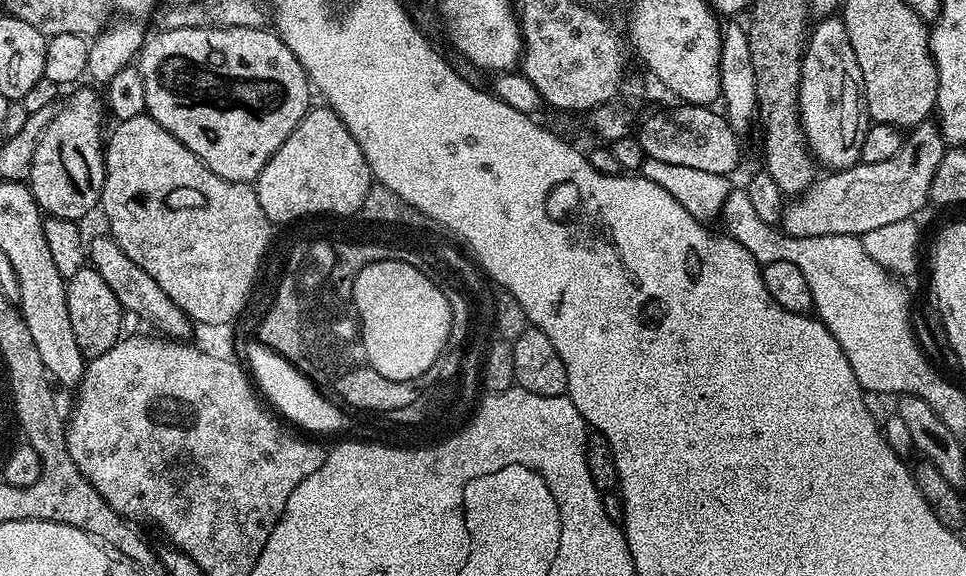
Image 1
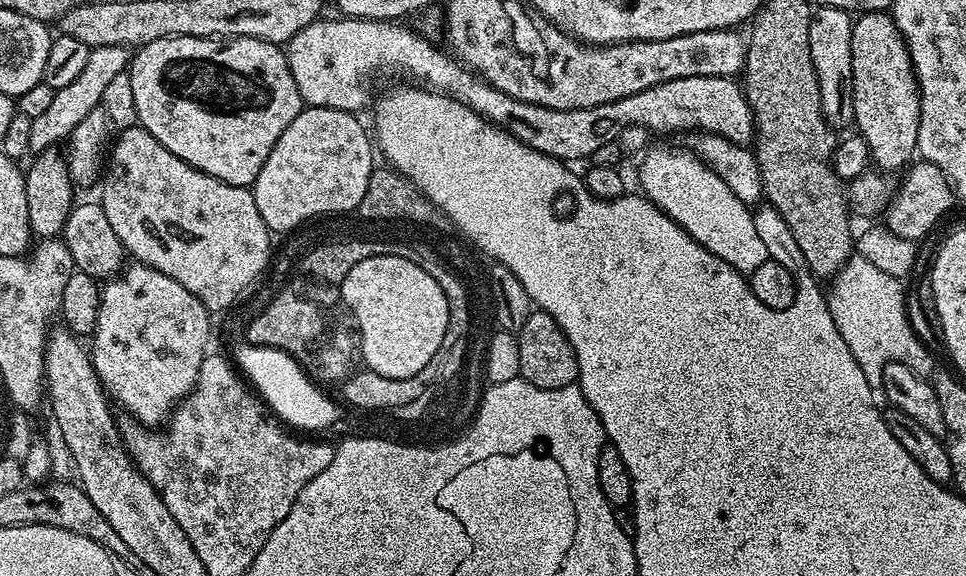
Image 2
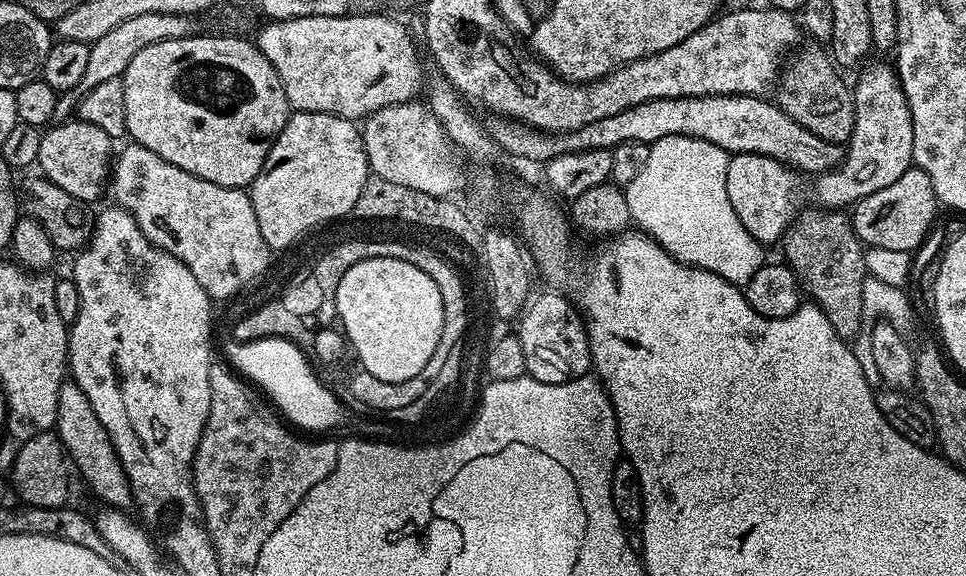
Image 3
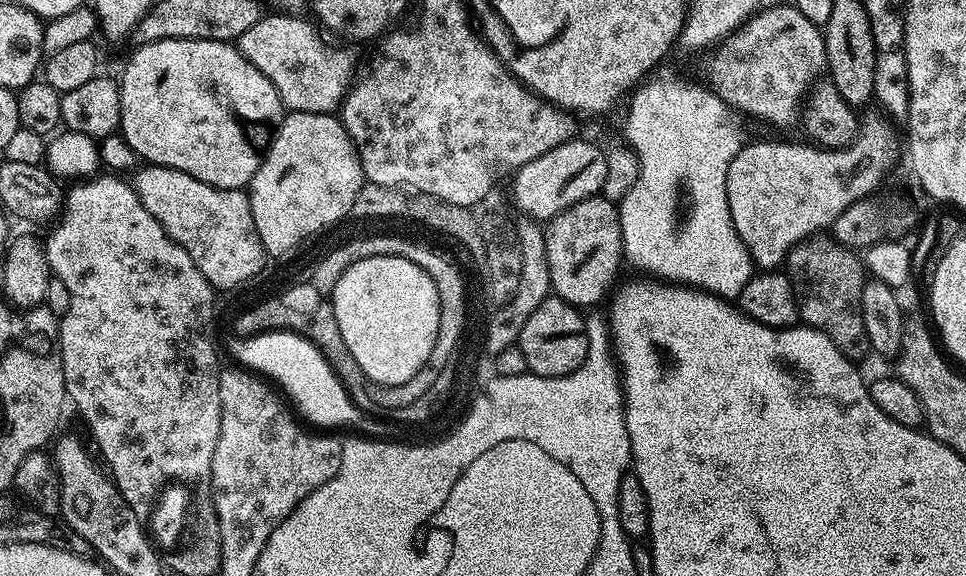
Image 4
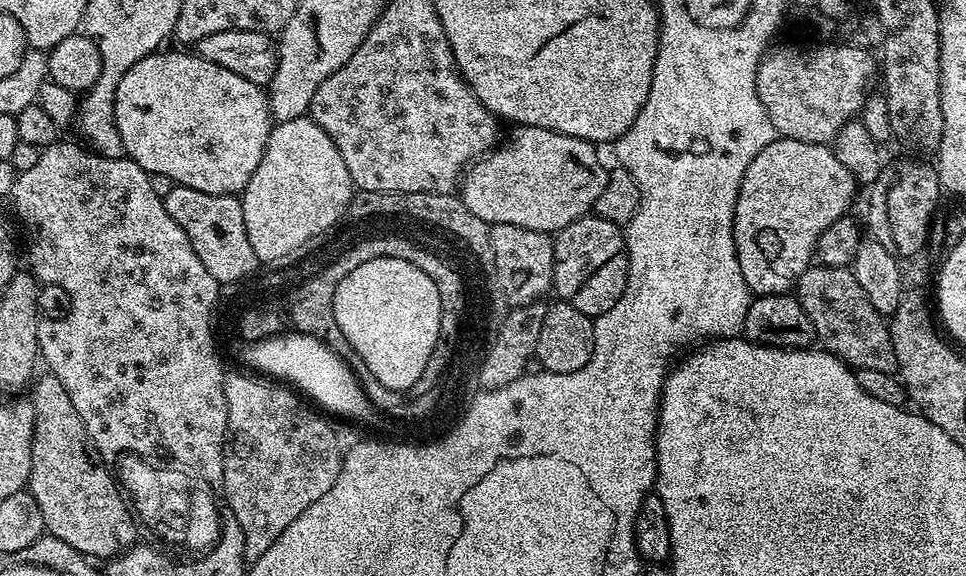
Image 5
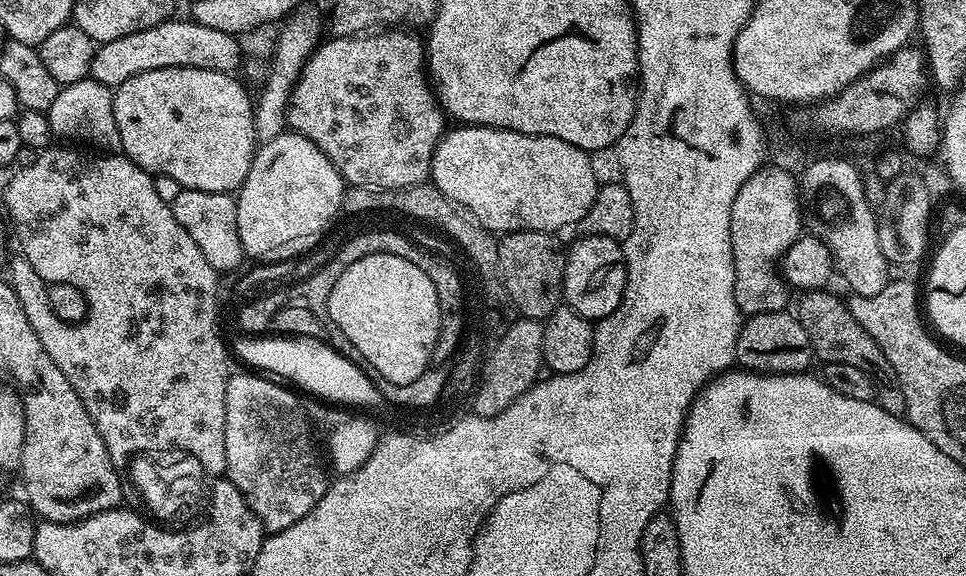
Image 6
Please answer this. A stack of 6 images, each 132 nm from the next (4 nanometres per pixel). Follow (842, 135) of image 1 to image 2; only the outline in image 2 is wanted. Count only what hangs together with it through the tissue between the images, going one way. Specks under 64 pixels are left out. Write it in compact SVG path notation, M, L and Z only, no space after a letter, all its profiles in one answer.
M817 7L810 22L810 58L818 74L820 101L824 117L833 129L841 130L856 119L852 97L852 25L853 17L844 8Z

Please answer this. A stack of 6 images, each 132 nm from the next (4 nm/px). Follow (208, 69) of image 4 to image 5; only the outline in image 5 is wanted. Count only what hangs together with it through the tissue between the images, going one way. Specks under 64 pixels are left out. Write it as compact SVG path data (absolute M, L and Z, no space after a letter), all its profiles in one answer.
M157 50L152 53L151 56L143 56L141 60L138 61L134 66L130 66L126 70L126 74L122 78L122 82L118 82L118 90L116 91L116 101L114 102L114 118L116 119L116 125L118 126L118 134L122 134L122 146L124 147L124 151L126 153L127 159L133 160L138 166L142 166L145 172L149 174L155 174L157 177L160 176L169 176L172 179L172 182L176 184L185 184L186 186L190 186L196 190L202 190L206 194L226 194L227 196L233 194L243 193L244 187L248 185L250 182L250 178L254 174L254 170L258 170L258 162L262 162L262 154L266 150L266 146L268 145L268 135L272 133L274 127L274 117L272 113L269 111L269 97L266 95L265 89L261 87L261 85L255 84L254 82L250 82L246 78L242 78L242 74L238 74L234 70L226 70L222 66L218 66L214 62L210 62L206 58L202 58L198 54L190 53L188 50L180 50L184 52L164 52L165 50Z

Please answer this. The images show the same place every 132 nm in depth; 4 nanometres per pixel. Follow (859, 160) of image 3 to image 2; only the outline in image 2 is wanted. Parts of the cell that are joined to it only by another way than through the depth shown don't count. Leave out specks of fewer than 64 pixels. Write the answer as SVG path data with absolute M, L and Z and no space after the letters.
M887 11L865 12L855 17L852 25L852 97L856 115L854 124L855 127L860 127L857 128L859 135L866 138L871 163L888 174L895 168L903 169L917 155L920 84L916 81L916 72L912 68L912 55Z

